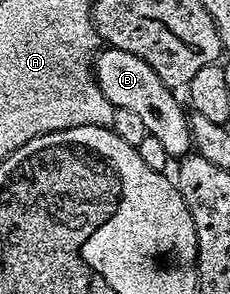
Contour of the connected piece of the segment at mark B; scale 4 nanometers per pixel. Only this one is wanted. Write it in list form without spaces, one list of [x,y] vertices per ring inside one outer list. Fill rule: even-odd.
[[[103,48],[95,55],[93,69],[95,83],[114,104],[115,109],[128,109],[135,115],[140,115],[148,134],[157,136],[157,140],[161,140],[161,145],[172,156],[186,155],[192,149],[189,114],[184,103],[175,99],[176,91],[166,86],[157,72],[153,72],[153,68],[149,68],[149,64],[141,60],[141,56],[133,56],[133,52]]]

